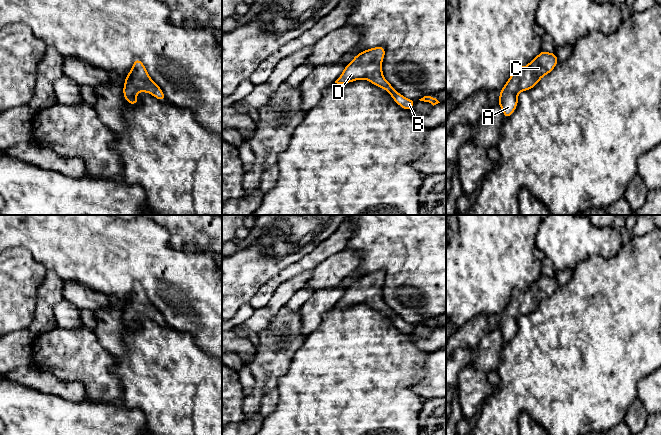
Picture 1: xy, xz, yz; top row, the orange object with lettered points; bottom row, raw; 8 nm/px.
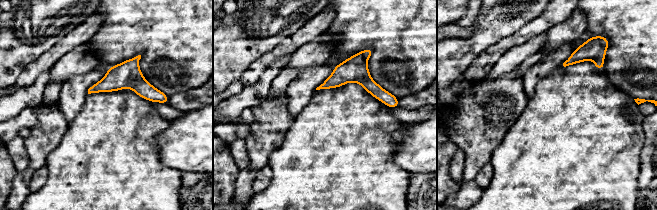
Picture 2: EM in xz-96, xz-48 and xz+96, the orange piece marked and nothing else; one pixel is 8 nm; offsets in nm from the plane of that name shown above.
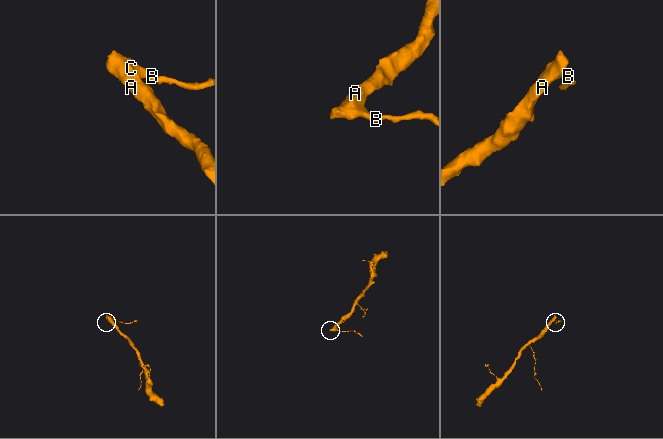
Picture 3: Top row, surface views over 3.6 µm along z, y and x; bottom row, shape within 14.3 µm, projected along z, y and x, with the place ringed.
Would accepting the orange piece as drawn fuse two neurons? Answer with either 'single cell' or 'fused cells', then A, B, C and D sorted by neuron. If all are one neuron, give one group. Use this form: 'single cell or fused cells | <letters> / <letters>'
single cell | A B C D

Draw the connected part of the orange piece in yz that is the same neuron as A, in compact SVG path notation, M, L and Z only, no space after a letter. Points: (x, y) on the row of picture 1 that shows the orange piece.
M541 50L538 56L532 59L526 67L515 66L513 74L500 90L498 105L503 111L505 119L508 119L518 105L518 94L534 88L540 79L551 73L558 64L555 52L548 53Z

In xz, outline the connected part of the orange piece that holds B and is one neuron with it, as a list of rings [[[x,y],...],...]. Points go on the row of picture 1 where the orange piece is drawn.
[[[377,46],[360,52],[350,64],[345,66],[335,83],[346,84],[360,79],[368,80],[375,86],[386,90],[400,107],[405,110],[412,110],[416,100],[408,99],[398,93],[383,76],[381,62],[385,52],[384,46]]]

